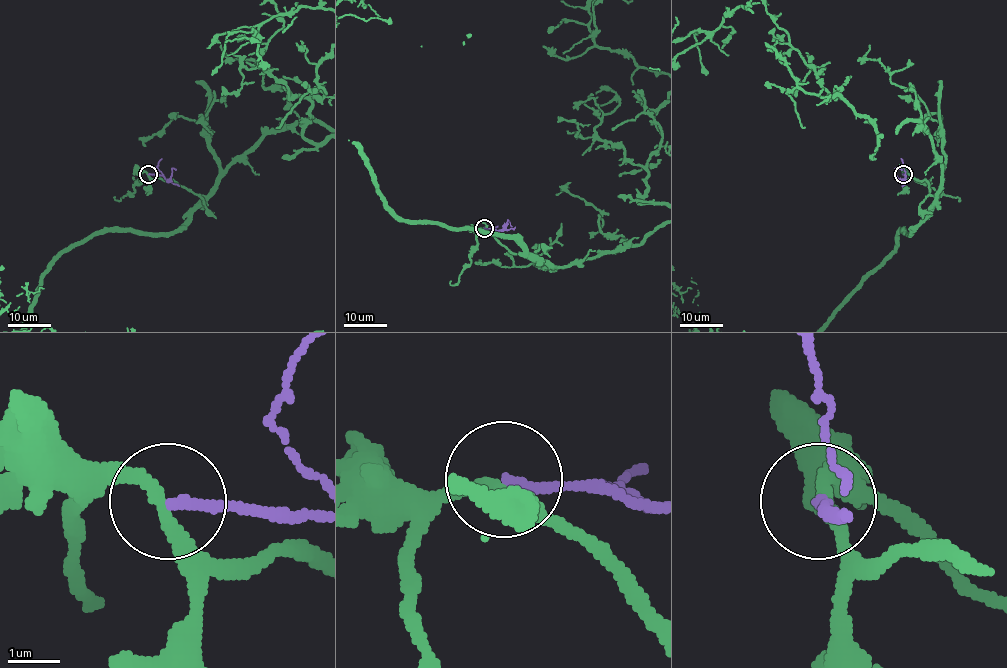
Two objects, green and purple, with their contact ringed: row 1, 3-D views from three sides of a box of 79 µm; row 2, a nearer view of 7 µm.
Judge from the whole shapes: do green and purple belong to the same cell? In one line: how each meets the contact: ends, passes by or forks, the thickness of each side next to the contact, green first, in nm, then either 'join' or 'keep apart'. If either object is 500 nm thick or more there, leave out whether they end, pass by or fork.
green passes by; purple ends there; 240 nm thick on the green side, 200 nm on the other; keep apart

